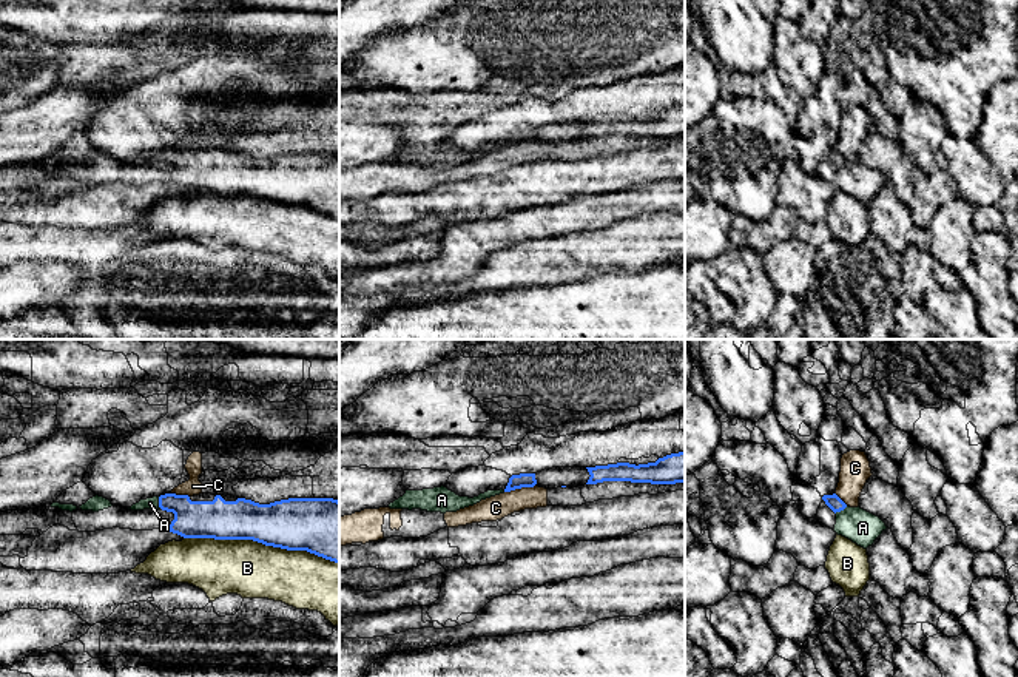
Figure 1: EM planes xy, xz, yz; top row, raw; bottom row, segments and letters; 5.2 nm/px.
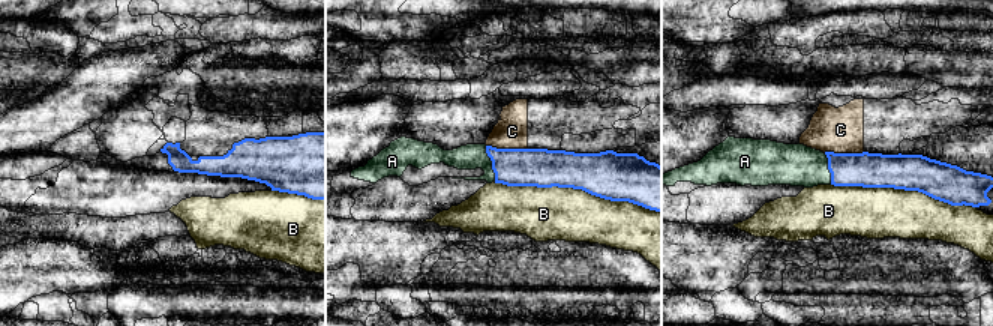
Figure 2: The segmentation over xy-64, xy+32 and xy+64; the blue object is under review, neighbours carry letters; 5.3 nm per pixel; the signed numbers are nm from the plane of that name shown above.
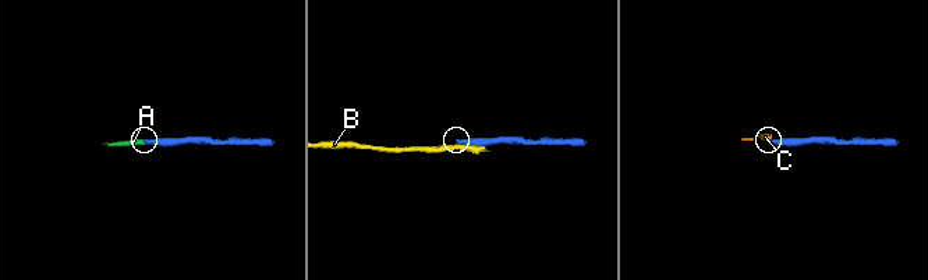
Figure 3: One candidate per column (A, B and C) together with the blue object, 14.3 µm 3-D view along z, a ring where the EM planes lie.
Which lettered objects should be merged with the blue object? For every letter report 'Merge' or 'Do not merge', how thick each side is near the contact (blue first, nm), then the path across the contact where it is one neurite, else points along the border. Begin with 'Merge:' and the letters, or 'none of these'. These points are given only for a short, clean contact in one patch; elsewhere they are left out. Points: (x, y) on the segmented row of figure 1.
Merge: A
A: Merge. Thickness 190 nm (blue) against 60 nm. Path across: xy (192, 518), (176, 503), (159, 503), (150, 503)
B: Do not merge. Thickness 280 nm (blue) against 300 nm
C: Do not merge. Thickness 80 nm (blue) against 130 nm. Boundary: xz (534, 485), (505, 492)

